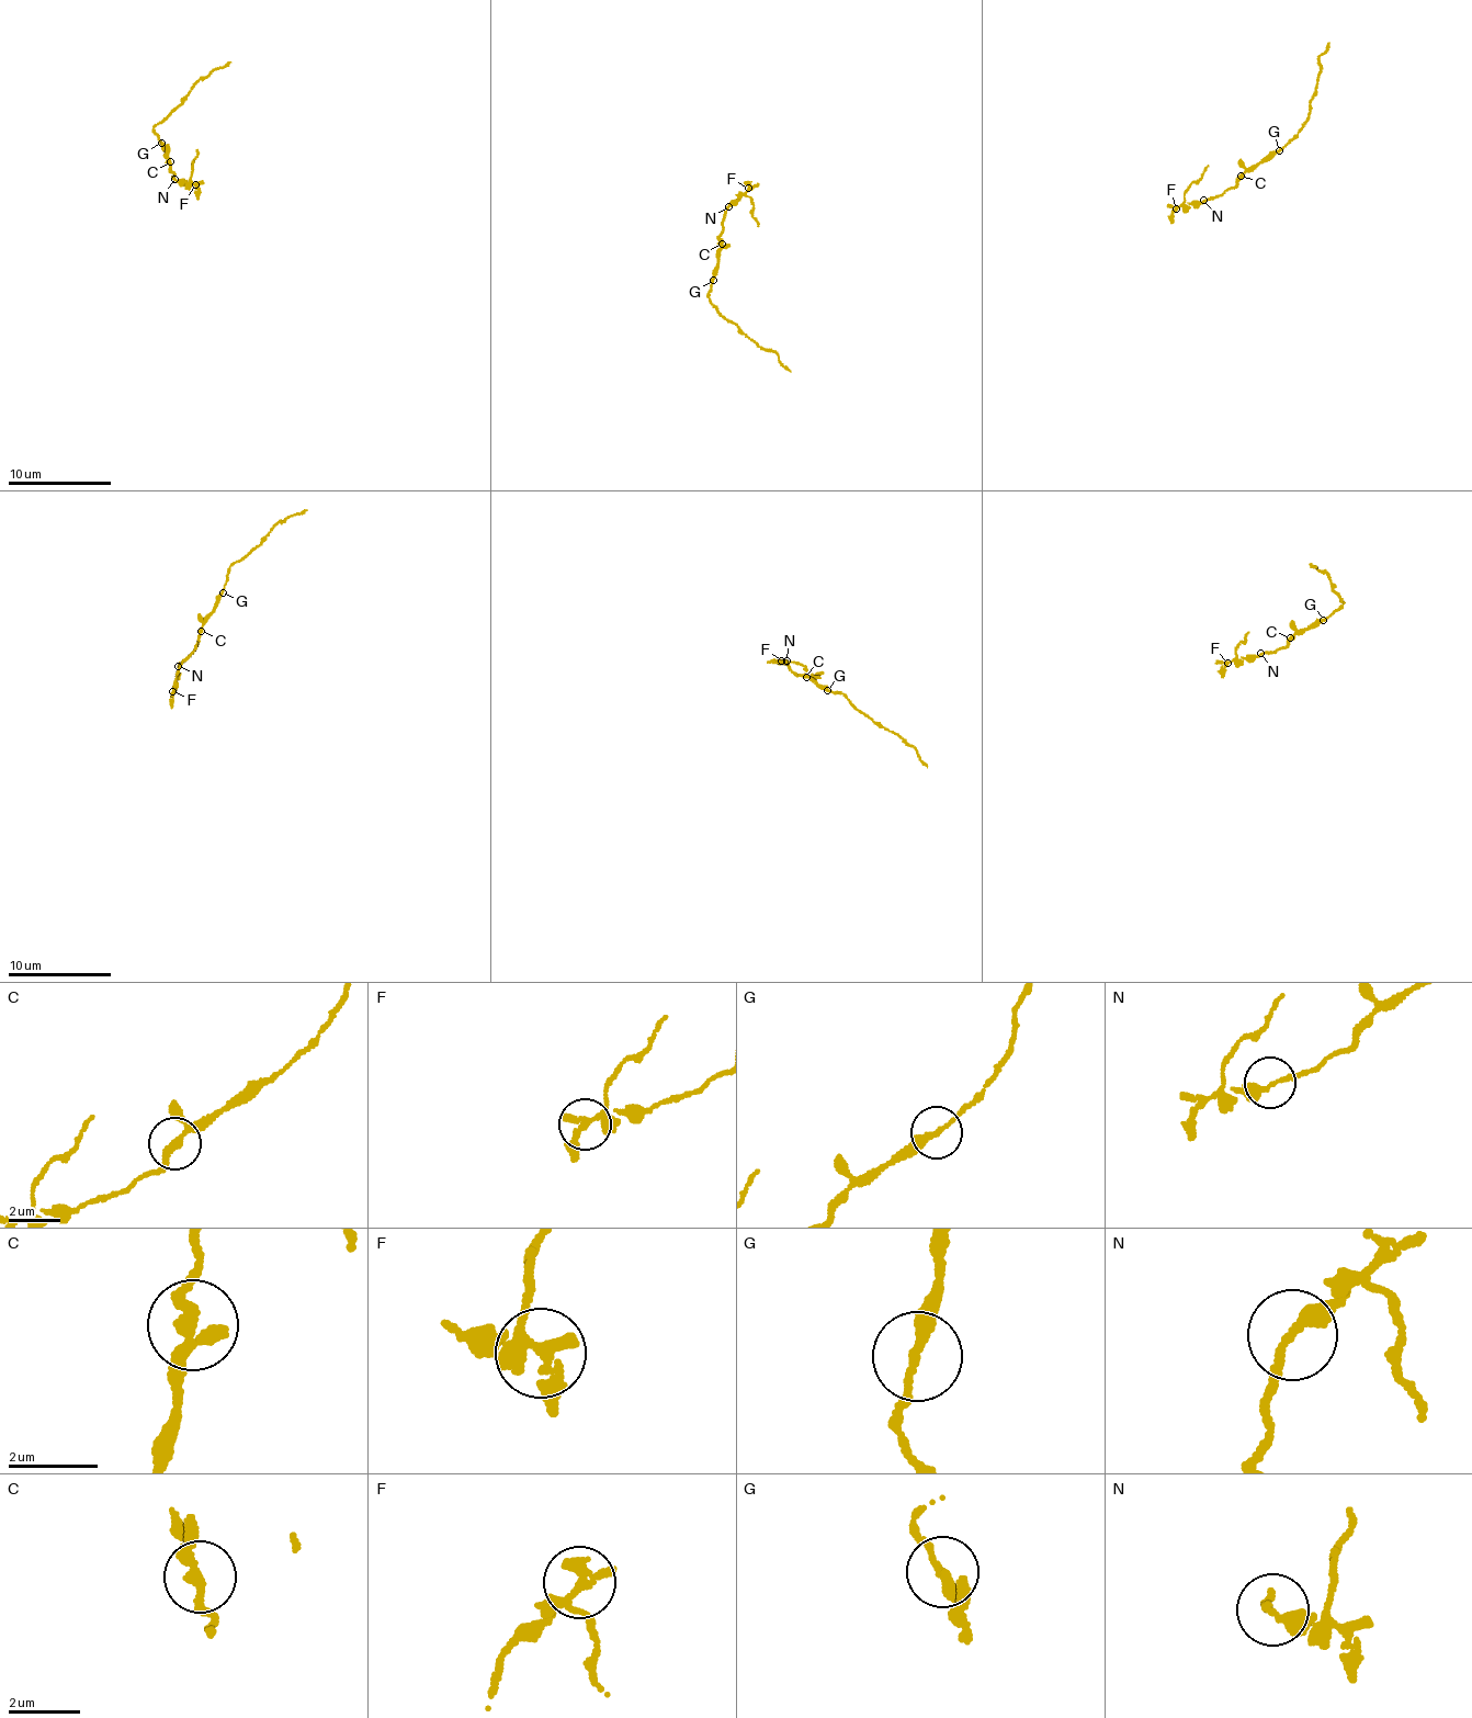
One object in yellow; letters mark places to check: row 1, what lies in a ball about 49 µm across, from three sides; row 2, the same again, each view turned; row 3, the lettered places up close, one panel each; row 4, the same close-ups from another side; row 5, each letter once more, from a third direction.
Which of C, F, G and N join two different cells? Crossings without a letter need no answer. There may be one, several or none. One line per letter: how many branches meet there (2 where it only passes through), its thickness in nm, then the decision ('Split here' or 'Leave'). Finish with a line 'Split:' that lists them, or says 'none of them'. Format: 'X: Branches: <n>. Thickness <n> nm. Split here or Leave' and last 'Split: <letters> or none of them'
C: Branches: 3. Thickness 200 nm. Leave
F: Branches: 3. Thickness 180 nm. Split here
G: Branches: 2. Thickness 190 nm. Leave
N: Branches: 2. Thickness 200 nm. Leave
Split: F

